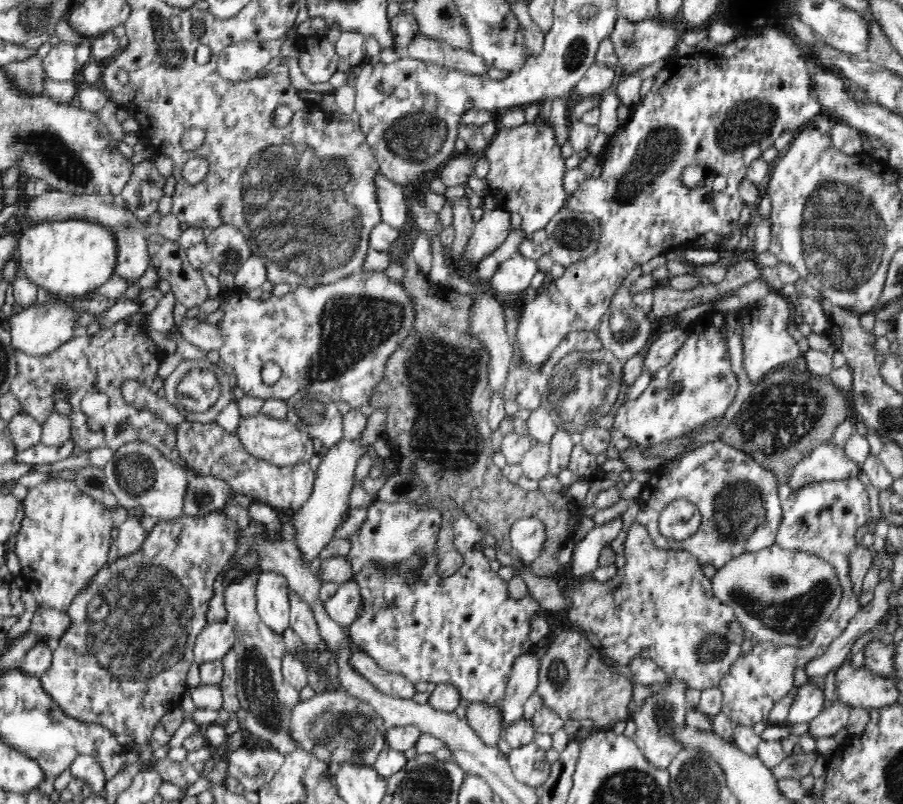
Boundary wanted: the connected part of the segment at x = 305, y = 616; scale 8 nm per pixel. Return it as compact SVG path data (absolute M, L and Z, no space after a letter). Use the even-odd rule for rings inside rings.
M290 591L290 607L289 627L300 637L304 646L309 651L327 651L312 609L293 591Z

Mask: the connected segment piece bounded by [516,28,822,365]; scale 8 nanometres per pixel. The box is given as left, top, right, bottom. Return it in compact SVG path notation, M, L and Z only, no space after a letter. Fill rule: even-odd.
M774 28L764 30L758 38L750 38L748 46L738 52L731 58L712 58L711 55L704 55L703 58L674 58L672 66L664 66L662 70L655 76L654 86L643 100L638 104L632 106L630 118L624 126L624 131L618 134L610 143L610 150L612 154L608 156L608 160L604 162L604 170L601 171L597 179L587 178L587 180L572 194L566 202L566 207L576 212L592 213L598 220L601 228L601 235L596 252L588 258L578 260L574 264L565 267L562 277L557 279L549 278L545 284L540 288L540 294L537 294L534 302L528 303L528 306L523 310L522 320L518 325L518 332L516 332L516 341L520 344L522 356L530 364L542 364L544 360L552 352L554 348L564 340L569 333L580 331L593 331L597 328L601 316L606 314L610 301L618 287L623 283L623 280L636 268L640 267L645 262L650 262L654 256L660 256L672 250L677 250L683 245L692 244L698 237L706 232L714 232L718 234L721 242L726 240L736 227L738 226L738 219L740 218L740 211L745 206L743 199L739 196L740 182L745 178L747 168L753 163L753 160L762 158L762 152L767 148L773 146L776 138L786 130L798 131L804 126L804 122L808 123L814 119L814 116L822 113L819 101L816 100L815 92L812 92L811 70L813 62L805 51L805 48L790 34L790 38ZM692 164L699 164L706 169L706 184L700 188L689 190L683 186L682 172L692 166ZM716 176L724 176L726 178L726 188L724 190L713 190L713 181Z

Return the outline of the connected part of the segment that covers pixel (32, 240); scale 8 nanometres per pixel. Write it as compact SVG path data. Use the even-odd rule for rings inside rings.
M70 219L43 221L17 238L20 275L55 294L82 296L102 286L115 273L116 239L111 228L98 222Z

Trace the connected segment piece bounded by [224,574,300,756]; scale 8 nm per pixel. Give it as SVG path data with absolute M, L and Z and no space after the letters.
M248 574L236 582L232 582L226 590L226 610L228 610L228 624L232 625L235 634L234 651L238 655L237 662L237 697L247 712L242 725L244 731L258 740L265 742L265 746L277 750L286 756L298 746L290 737L290 708L300 701L300 691L285 683L282 673L282 656L287 653L282 634L278 634L262 622L258 615L256 580L259 574Z

